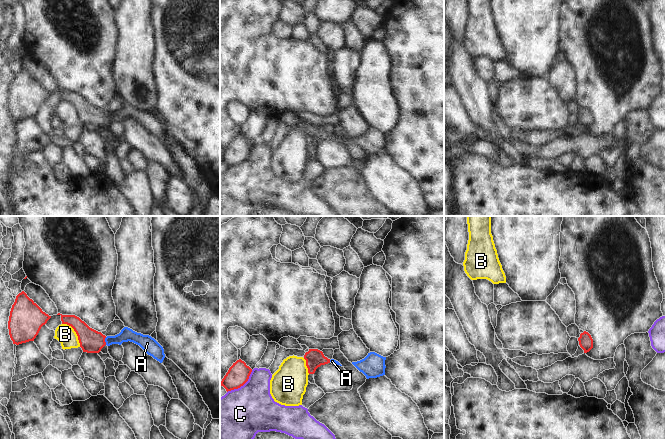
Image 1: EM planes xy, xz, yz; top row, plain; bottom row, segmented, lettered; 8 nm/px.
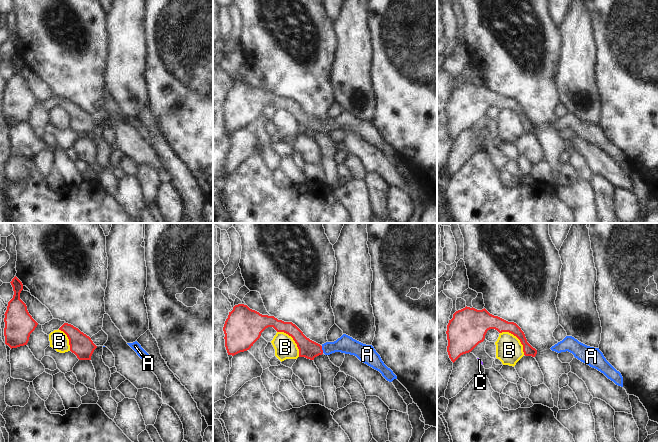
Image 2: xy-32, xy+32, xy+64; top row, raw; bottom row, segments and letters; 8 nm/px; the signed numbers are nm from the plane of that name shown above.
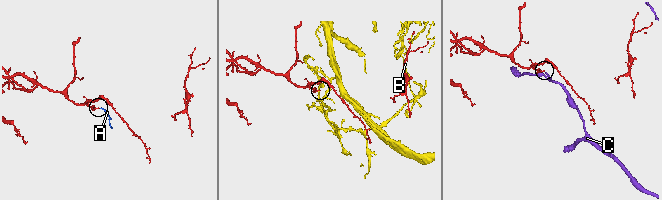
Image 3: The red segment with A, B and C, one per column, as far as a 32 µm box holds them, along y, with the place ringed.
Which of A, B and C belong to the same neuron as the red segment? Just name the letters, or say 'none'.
A

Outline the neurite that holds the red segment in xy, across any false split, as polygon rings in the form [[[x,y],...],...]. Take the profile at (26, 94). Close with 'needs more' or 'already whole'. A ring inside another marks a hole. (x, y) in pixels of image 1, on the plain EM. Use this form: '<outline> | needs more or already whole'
[[[22,67],[12,81],[8,105],[13,120],[34,117],[41,103],[51,94]]] | already whole

